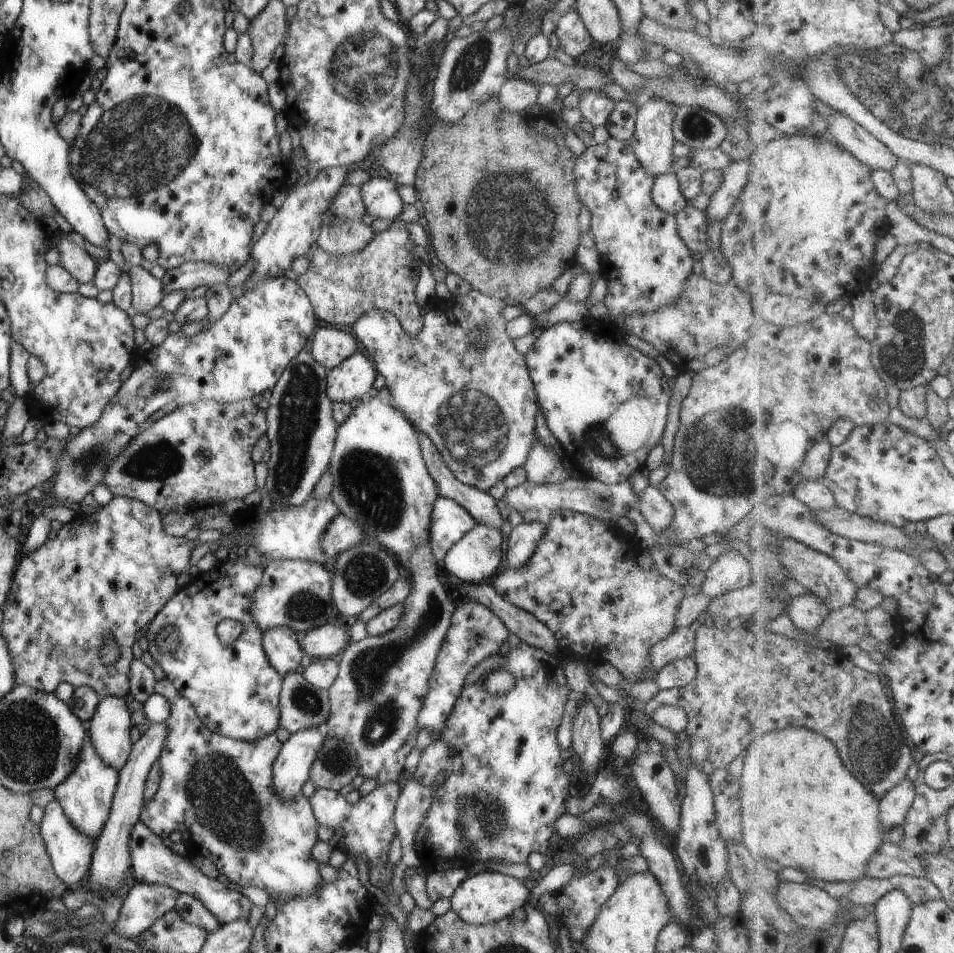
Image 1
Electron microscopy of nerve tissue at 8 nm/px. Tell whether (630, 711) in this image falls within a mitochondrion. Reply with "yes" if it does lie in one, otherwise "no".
no

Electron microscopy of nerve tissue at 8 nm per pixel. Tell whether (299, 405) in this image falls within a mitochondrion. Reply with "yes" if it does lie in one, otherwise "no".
yes

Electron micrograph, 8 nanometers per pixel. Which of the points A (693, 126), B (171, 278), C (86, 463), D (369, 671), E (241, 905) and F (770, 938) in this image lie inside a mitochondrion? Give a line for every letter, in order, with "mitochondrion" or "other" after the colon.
A: mitochondrion
B: other
C: mitochondrion
D: mitochondrion
E: other
F: other

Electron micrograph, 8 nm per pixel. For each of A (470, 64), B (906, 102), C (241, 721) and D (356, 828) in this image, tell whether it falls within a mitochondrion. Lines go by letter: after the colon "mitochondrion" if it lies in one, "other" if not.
A: mitochondrion
B: mitochondrion
C: other
D: other

